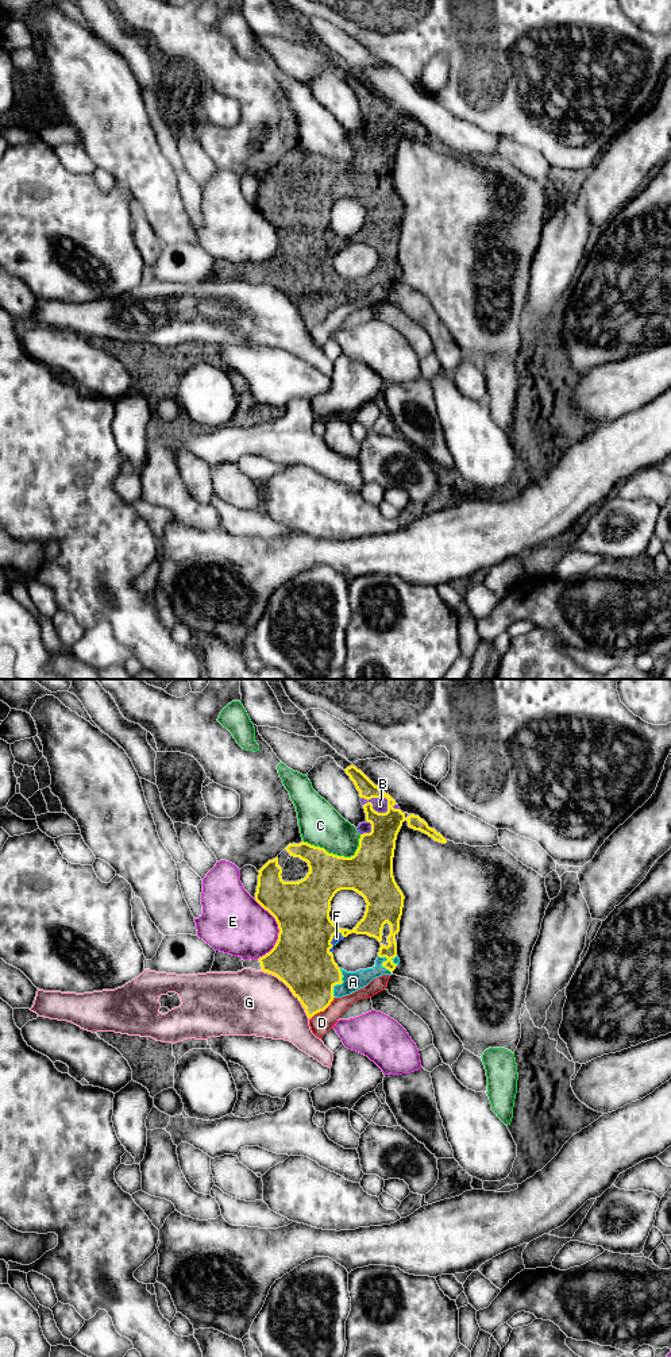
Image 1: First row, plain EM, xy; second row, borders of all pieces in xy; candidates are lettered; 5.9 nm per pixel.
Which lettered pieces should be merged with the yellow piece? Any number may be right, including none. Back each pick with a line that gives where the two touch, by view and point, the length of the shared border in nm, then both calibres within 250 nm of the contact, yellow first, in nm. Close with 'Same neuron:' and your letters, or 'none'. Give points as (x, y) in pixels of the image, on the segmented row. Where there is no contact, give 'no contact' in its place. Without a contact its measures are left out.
A: contact xy (339, 983); length 180 nm; calibres 340 and 120 nm
B: contact xy (371, 808); length 190 nm; calibres 220 and 90 nm
F: contact xy (331, 940); length 140 nm; calibres 340 and 50 nm
Same neuron: A, B, F

